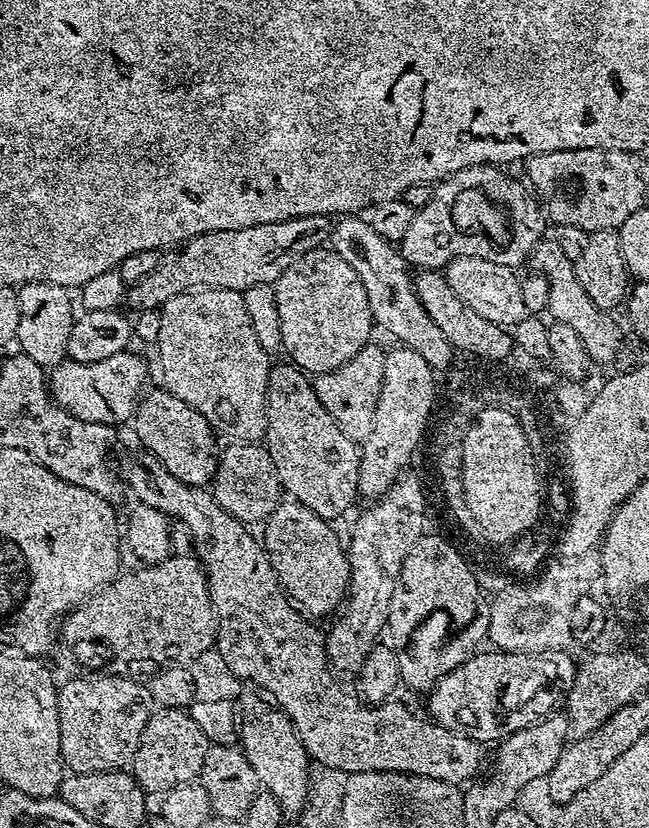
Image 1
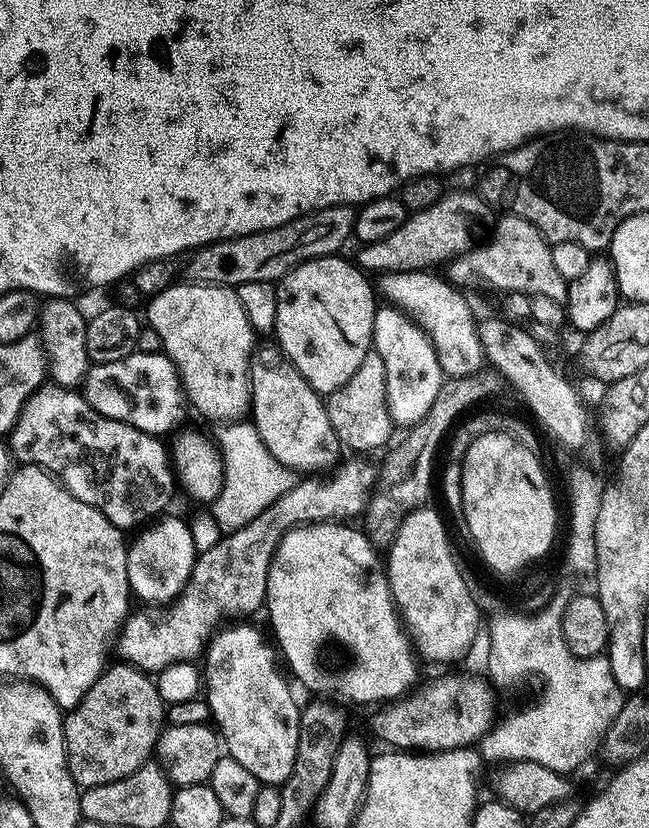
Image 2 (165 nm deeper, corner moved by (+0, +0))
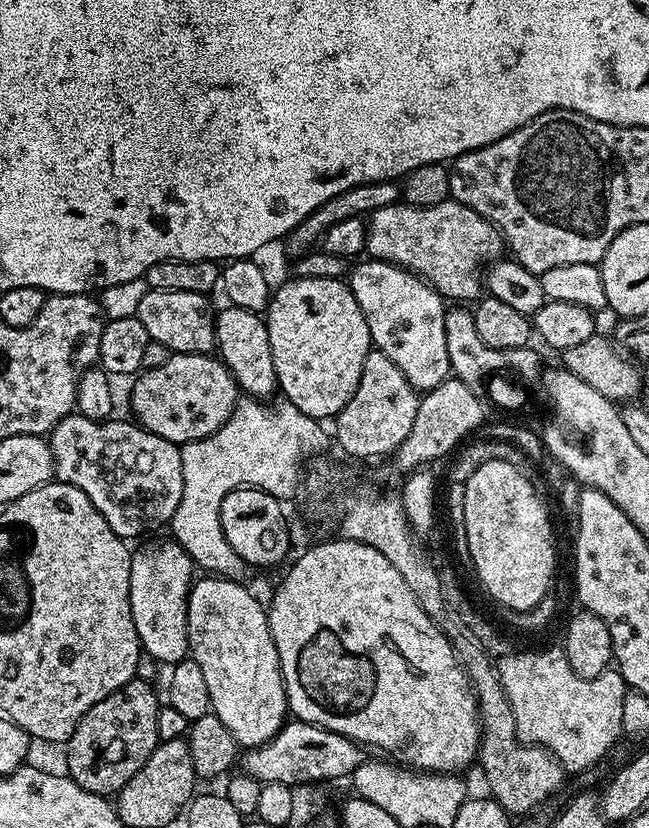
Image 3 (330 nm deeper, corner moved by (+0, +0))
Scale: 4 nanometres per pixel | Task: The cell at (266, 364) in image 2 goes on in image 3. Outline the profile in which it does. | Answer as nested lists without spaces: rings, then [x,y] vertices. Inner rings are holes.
[[[224,306],[216,312],[216,347],[219,359],[232,371],[241,393],[268,398],[277,391],[274,354],[270,354],[270,334],[265,317],[259,312]]]

